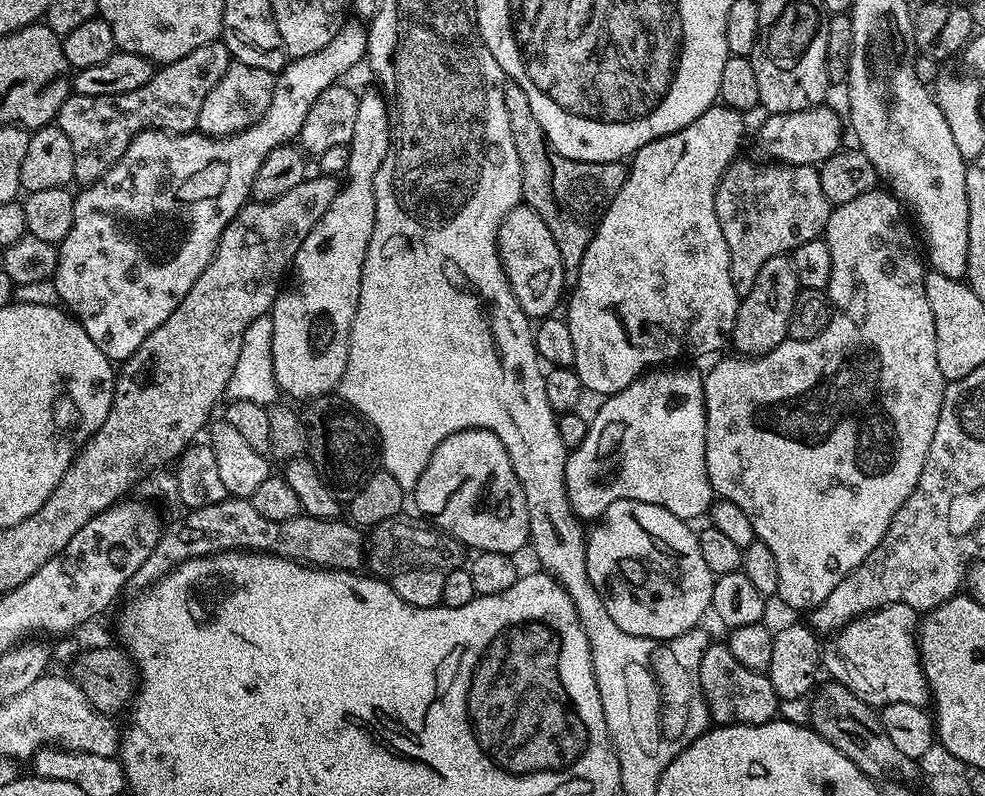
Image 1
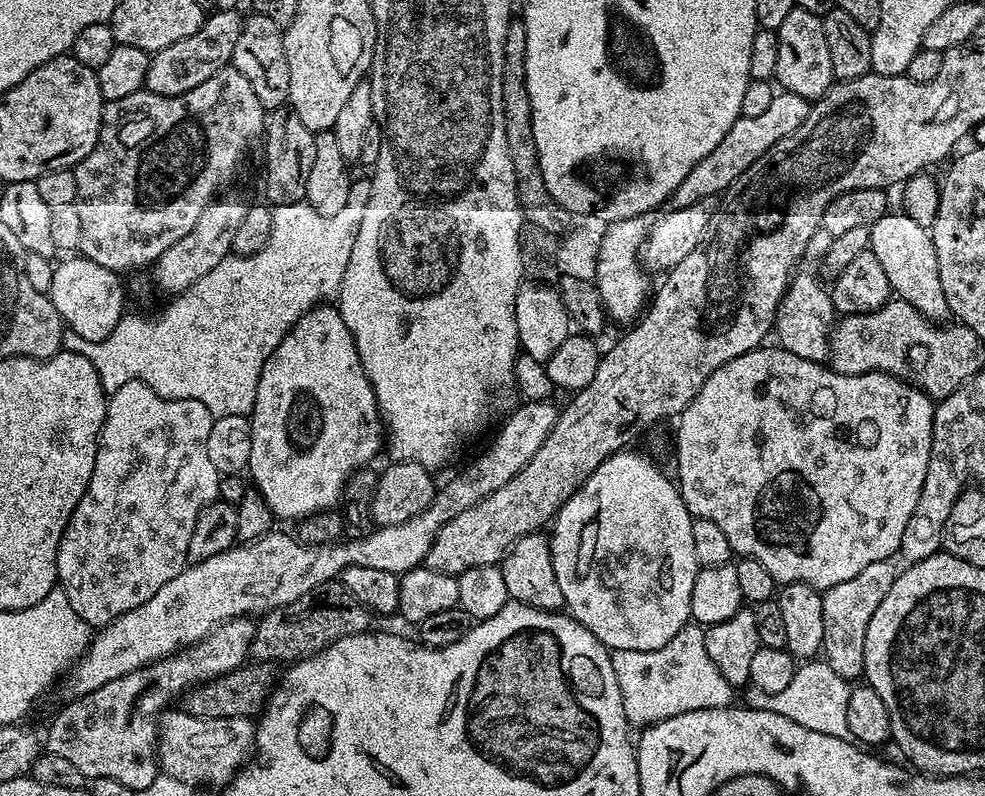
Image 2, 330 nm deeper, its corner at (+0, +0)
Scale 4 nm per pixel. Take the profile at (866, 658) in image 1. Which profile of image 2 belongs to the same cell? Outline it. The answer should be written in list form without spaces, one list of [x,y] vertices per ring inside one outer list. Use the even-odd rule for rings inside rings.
[[[892,560],[870,562],[866,570],[854,574],[854,578],[850,578],[847,582],[838,582],[838,586],[827,589],[822,595],[824,627],[822,659],[830,666],[830,670],[834,670],[834,674],[838,674],[838,678],[856,682],[863,677],[866,626],[870,626],[870,618],[874,618],[874,610],[878,610],[882,598],[886,598],[890,586],[894,586],[898,575],[898,568],[894,565]]]

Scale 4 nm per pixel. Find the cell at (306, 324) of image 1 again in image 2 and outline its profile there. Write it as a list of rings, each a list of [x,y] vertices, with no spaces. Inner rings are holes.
[[[317,306],[311,308],[309,312],[302,318],[298,318],[298,322],[286,334],[286,338],[282,338],[282,342],[278,342],[278,346],[270,354],[270,358],[266,358],[266,362],[262,366],[262,374],[258,378],[258,390],[254,398],[254,406],[250,413],[252,422],[252,441],[250,442],[250,462],[248,463],[246,472],[250,477],[251,483],[254,485],[261,498],[266,502],[266,506],[270,506],[273,517],[284,520],[293,520],[299,522],[306,516],[314,516],[317,514],[327,513],[341,499],[344,491],[344,483],[348,481],[349,476],[353,472],[371,465],[372,459],[379,454],[380,448],[382,452],[382,421],[380,411],[376,405],[376,395],[372,389],[372,383],[366,378],[364,367],[360,364],[358,358],[358,350],[354,346],[354,338],[350,334],[350,330],[346,330],[346,322],[342,322],[342,314],[339,307],[324,308],[328,306]]]

